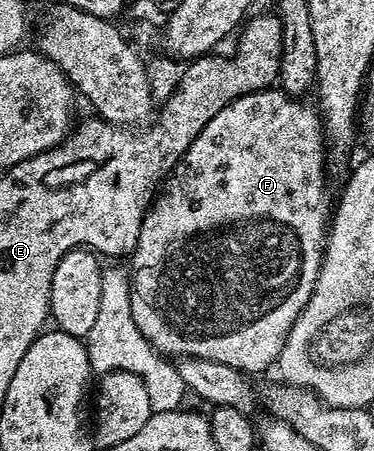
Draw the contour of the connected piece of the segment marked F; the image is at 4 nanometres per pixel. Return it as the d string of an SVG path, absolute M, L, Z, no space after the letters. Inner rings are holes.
M266 89L264 91L252 91L243 97L233 99L223 109L219 109L219 113L215 113L215 117L211 117L211 121L207 121L207 125L203 125L203 129L199 133L199 137L195 137L195 141L191 141L191 145L187 149L187 153L181 158L181 162L173 168L171 174L164 180L163 186L160 188L159 194L154 198L151 204L151 210L141 221L139 229L139 237L137 238L137 247L131 256L133 262L132 275L129 281L131 285L131 317L135 317L135 325L139 325L139 333L143 333L143 337L147 337L147 341L165 357L184 357L186 359L206 359L207 361L219 361L223 365L235 368L236 371L242 373L250 373L249 371L265 371L274 366L279 357L279 353L283 349L283 345L287 341L287 333L291 329L291 325L295 325L295 321L299 317L299 313L307 305L307 301L313 292L313 286L317 280L317 274L321 271L321 262L323 260L323 246L327 241L327 213L325 217L325 163L327 164L327 140L323 130L321 117L316 106L313 107L309 103L301 103L300 98L285 94L280 89Z

